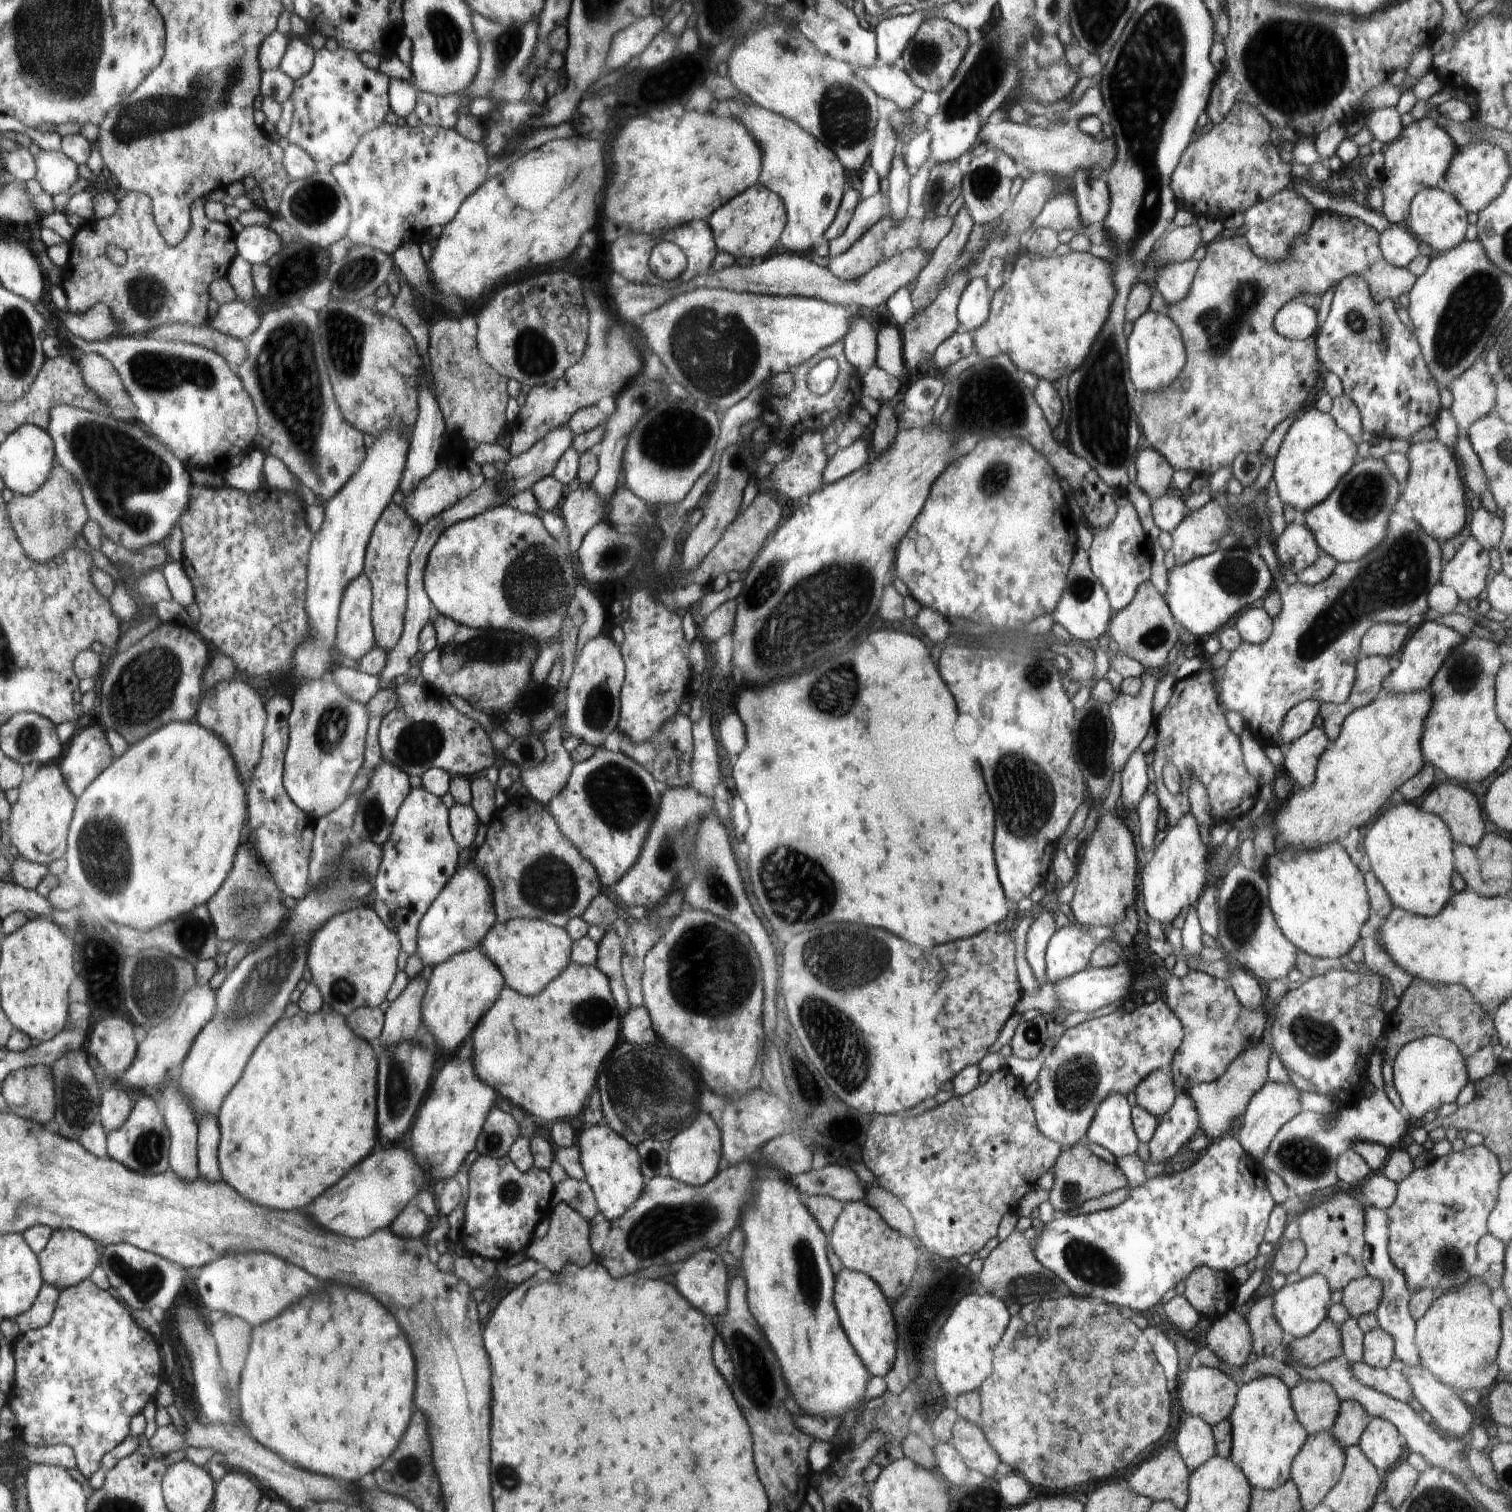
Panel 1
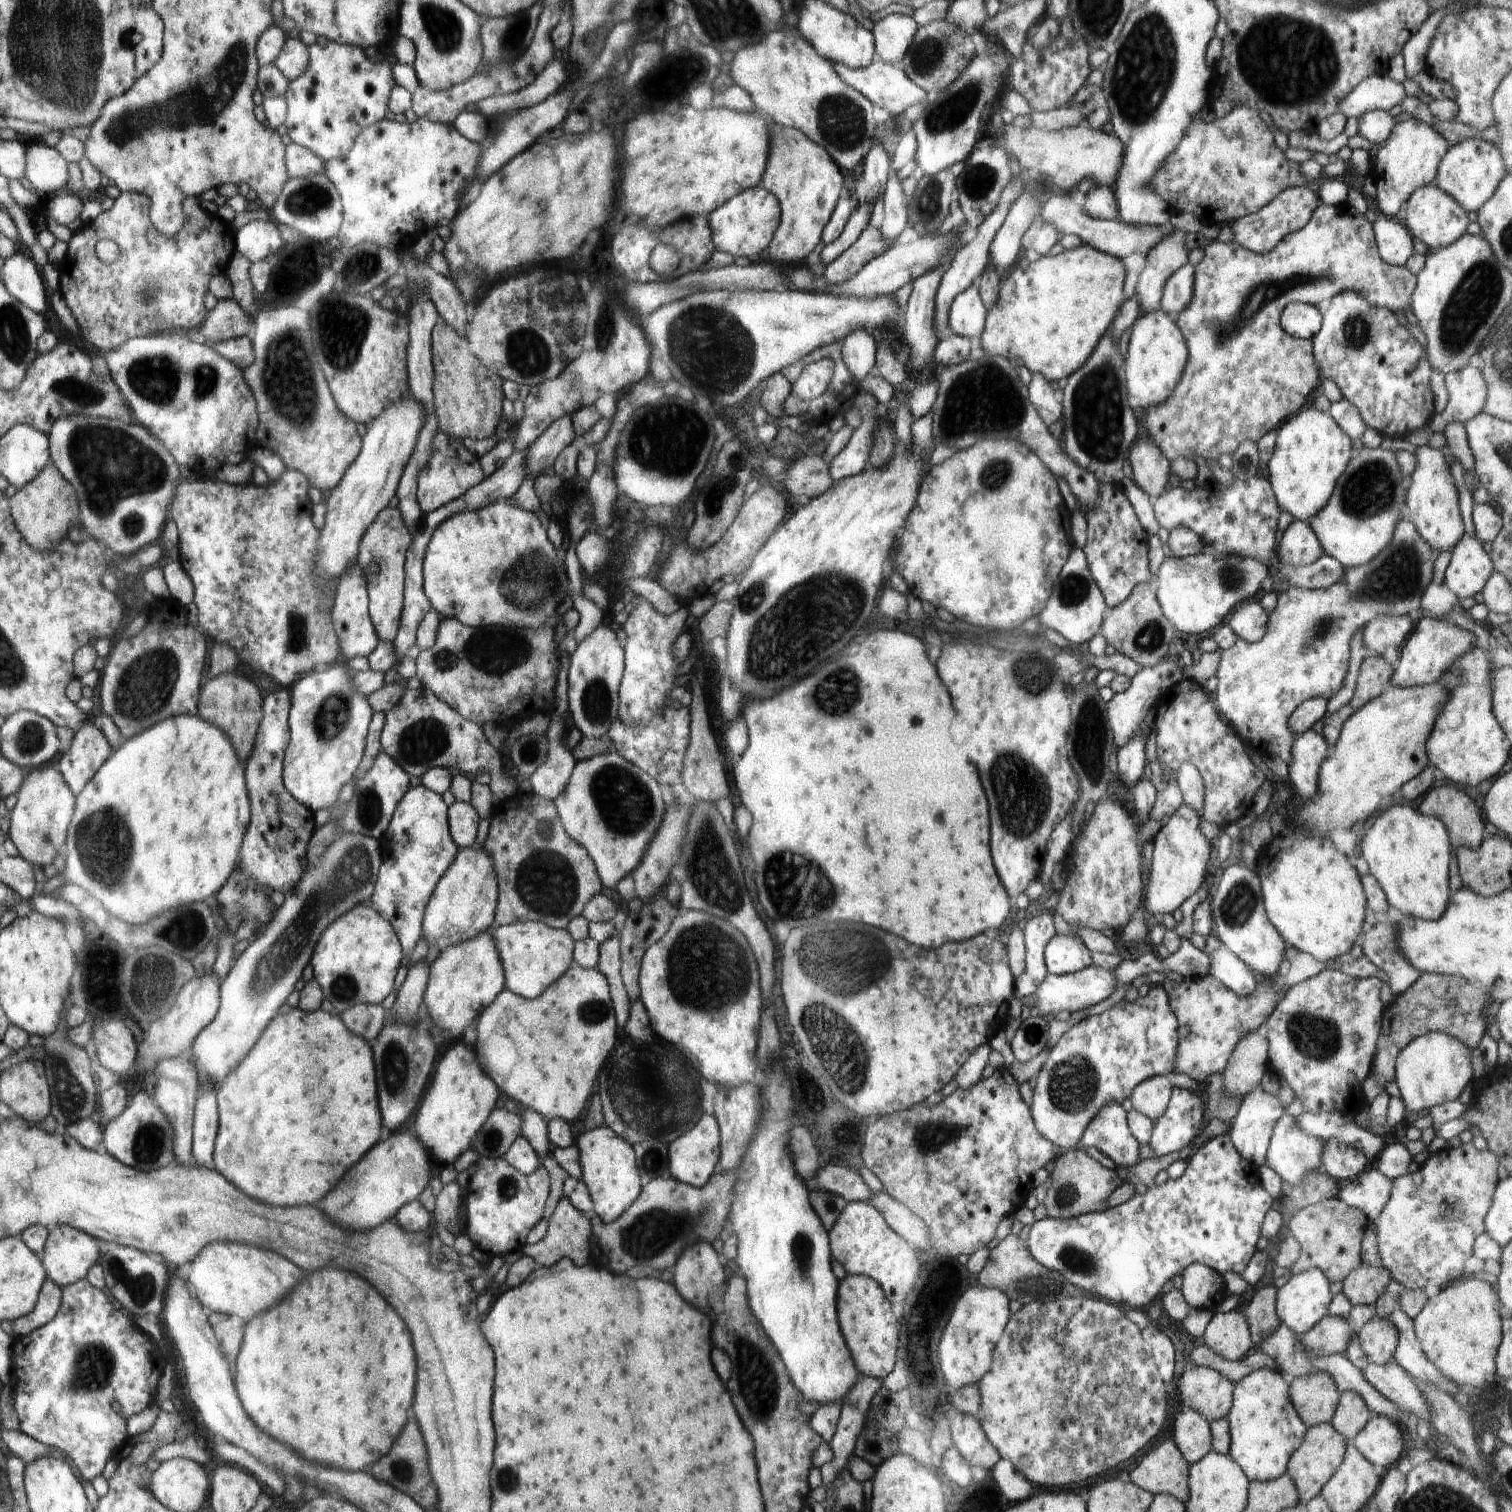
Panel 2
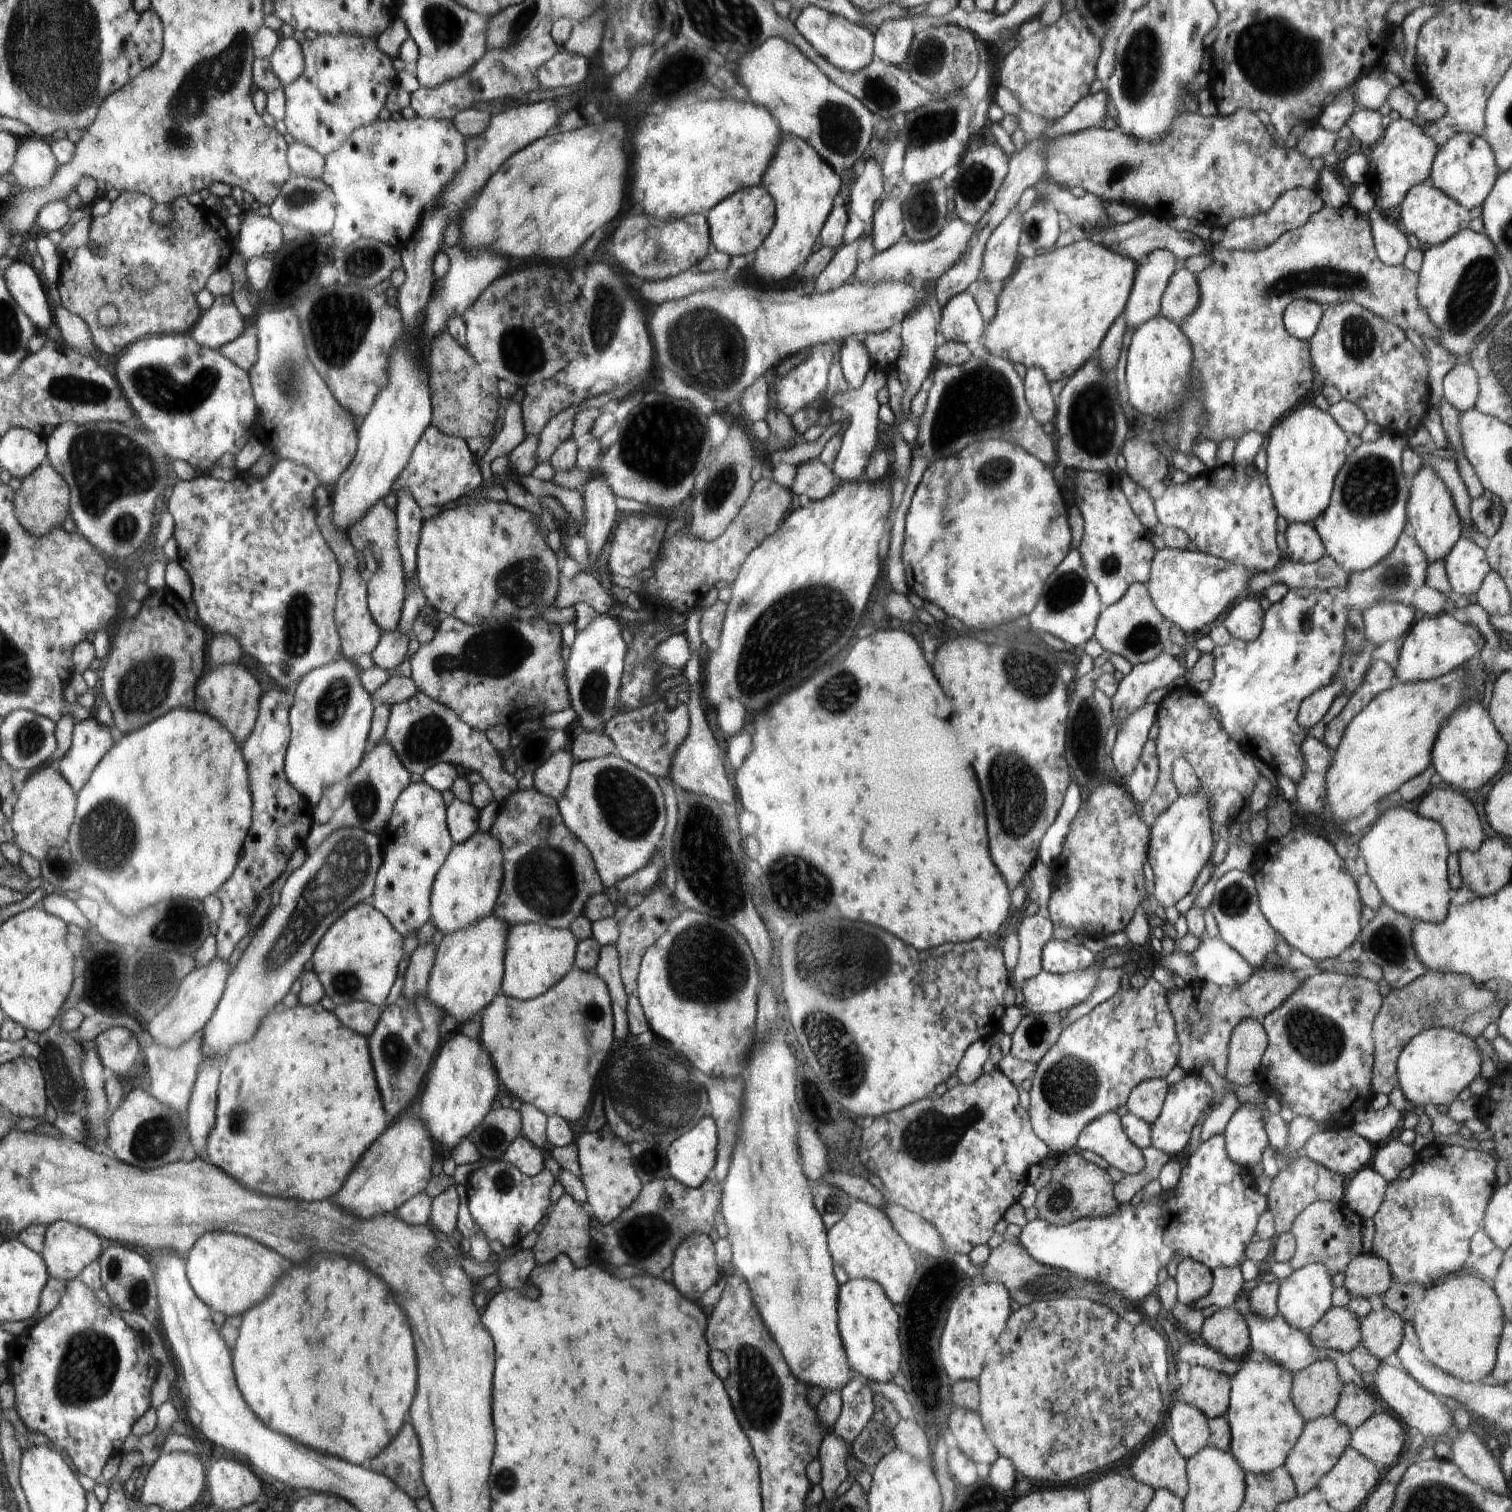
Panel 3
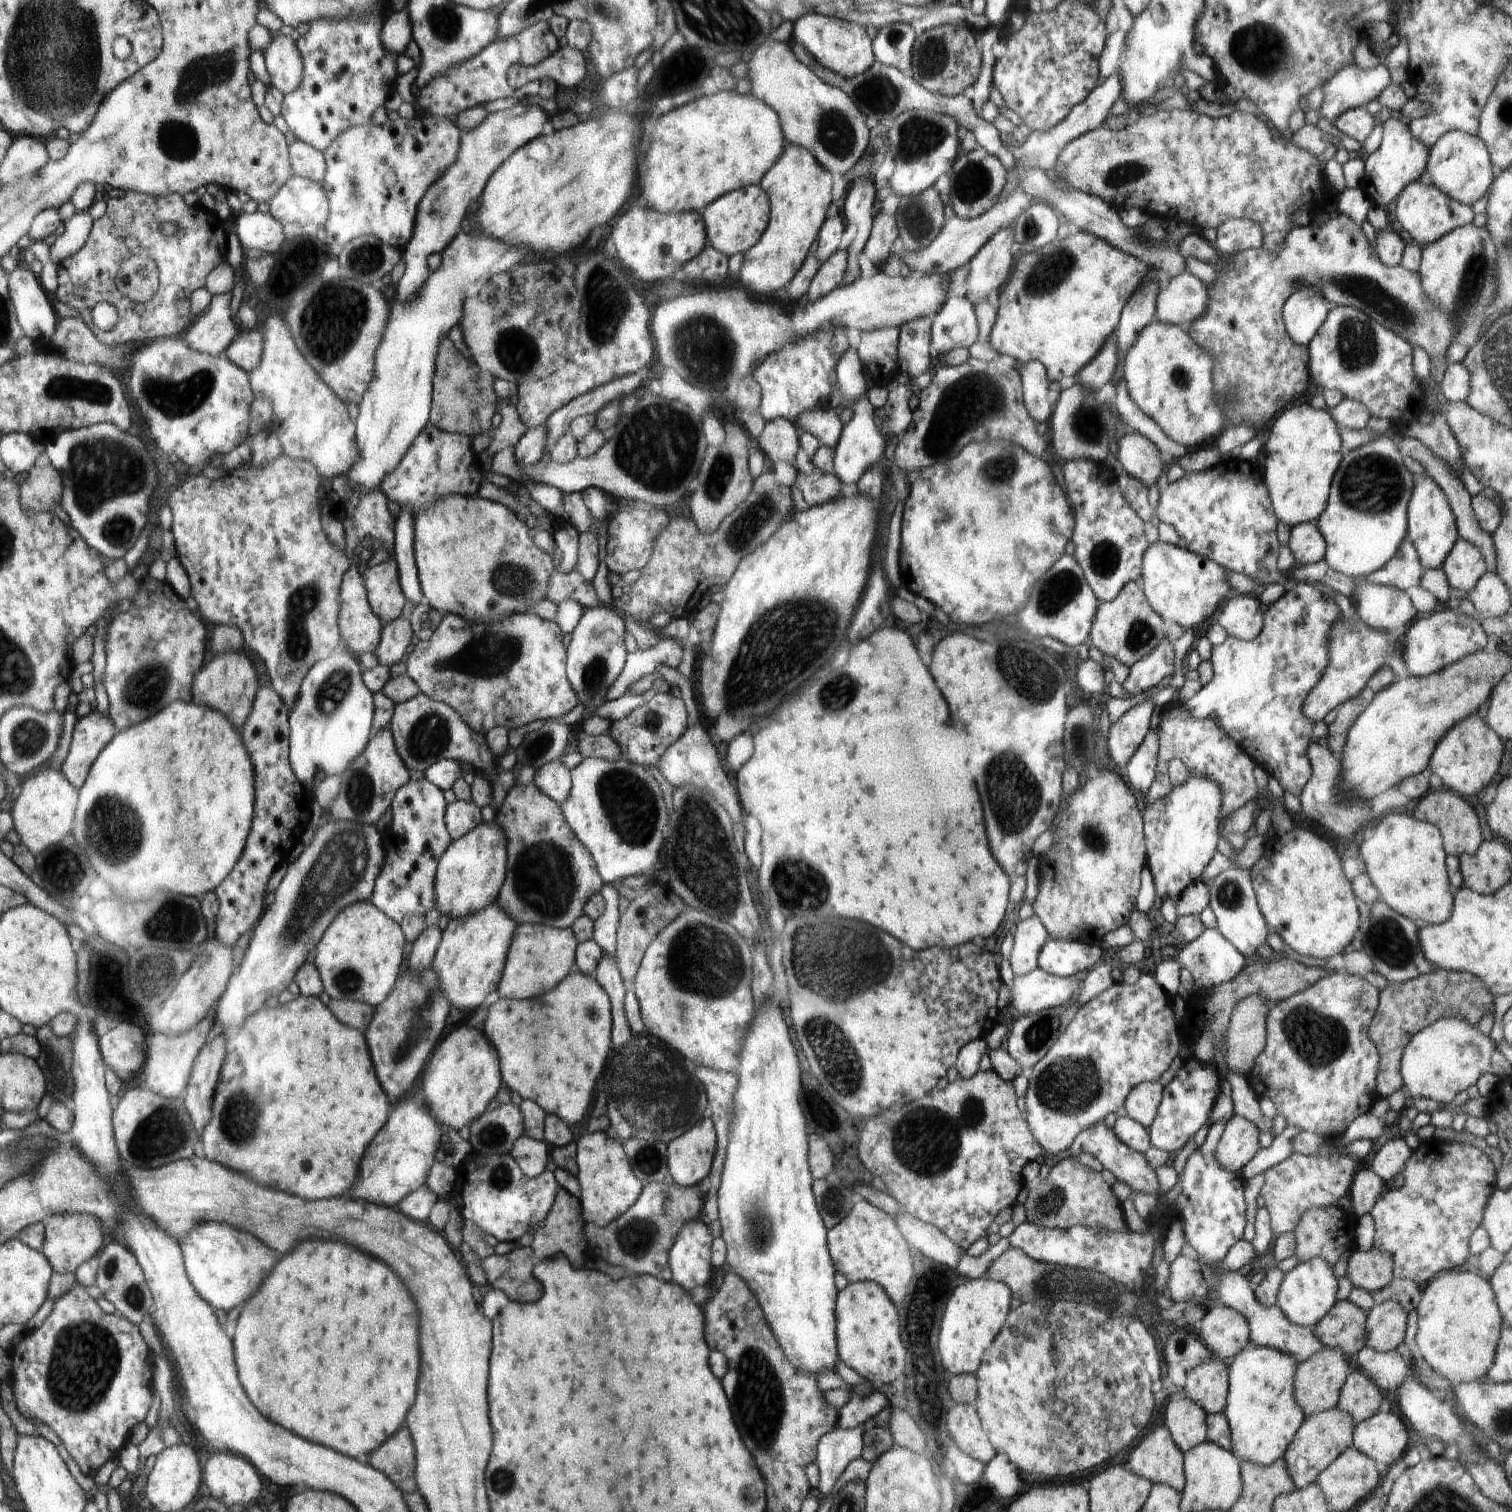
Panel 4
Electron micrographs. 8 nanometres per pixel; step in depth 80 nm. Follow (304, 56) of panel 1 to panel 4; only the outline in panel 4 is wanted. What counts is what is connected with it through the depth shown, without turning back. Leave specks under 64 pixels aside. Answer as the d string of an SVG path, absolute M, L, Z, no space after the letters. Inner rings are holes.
M273 32L272 38L268 48L263 52L271 82L266 87L280 89L283 96L286 96L301 85L304 70L303 57L290 36Z

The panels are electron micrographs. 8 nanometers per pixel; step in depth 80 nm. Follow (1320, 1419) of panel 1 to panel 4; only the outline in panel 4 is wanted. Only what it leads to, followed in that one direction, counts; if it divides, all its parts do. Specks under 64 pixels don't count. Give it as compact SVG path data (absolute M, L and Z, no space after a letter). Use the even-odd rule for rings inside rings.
M1325 1347L1314 1357L1297 1366L1293 1395L1306 1417L1337 1406L1341 1388L1352 1367L1353 1362L1346 1360L1340 1349L1332 1347Z

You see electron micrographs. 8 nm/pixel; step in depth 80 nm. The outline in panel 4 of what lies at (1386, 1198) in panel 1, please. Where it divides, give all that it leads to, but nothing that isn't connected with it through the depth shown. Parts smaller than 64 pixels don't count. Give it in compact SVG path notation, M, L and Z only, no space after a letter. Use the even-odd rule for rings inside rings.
M1363 1169L1353 1178L1348 1198L1351 1200L1350 1208L1358 1217L1368 1214L1376 1204L1376 1201L1382 1196L1387 1188L1387 1182L1383 1181L1372 1169Z

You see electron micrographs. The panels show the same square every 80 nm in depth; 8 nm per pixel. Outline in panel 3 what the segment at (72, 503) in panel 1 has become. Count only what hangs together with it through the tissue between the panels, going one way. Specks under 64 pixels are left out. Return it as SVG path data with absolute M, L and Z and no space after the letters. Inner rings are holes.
M44 462L34 473L21 480L21 486L15 492L15 514L20 524L36 537L46 536L54 527L62 525L64 518L71 514L69 486L50 462Z

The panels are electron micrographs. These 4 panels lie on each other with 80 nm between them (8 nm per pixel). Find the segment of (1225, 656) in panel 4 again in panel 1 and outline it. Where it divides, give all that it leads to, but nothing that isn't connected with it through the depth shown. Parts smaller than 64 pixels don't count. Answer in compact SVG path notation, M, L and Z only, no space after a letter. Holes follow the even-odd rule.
M1251 508L1251 511L1246 512L1246 514L1238 514L1235 512L1232 516L1234 521L1238 521L1243 524L1249 530L1252 530L1258 539L1258 551L1262 556L1262 559L1268 565L1270 573L1272 573L1273 582L1278 586L1278 592L1280 593L1280 598L1282 600L1282 610L1278 616L1272 618L1273 620L1273 631L1272 634L1260 644L1252 644L1242 642L1240 646L1231 652L1228 662L1225 664L1226 671L1224 676L1222 676L1222 684L1218 686L1219 702L1222 704L1224 711L1236 710L1242 714L1245 719L1245 728L1248 727L1251 733L1255 734L1258 742L1261 744L1262 748L1268 745L1281 746L1281 741L1279 740L1279 728L1283 724L1284 717L1286 713L1299 702L1302 701L1318 701L1321 703L1334 703L1334 704L1344 704L1348 697L1350 696L1352 687L1355 683L1355 666L1357 665L1358 659L1362 655L1361 650L1361 640L1364 633L1373 625L1378 623L1406 623L1410 620L1412 612L1414 612L1414 585L1416 585L1416 614L1423 614L1425 617L1429 616L1429 604L1427 603L1427 598L1430 589L1441 580L1441 570L1443 569L1443 554L1441 551L1441 542L1437 541L1435 538L1429 537L1425 533L1425 530L1411 518L1406 517L1402 513L1395 511L1391 512L1391 516L1388 519L1387 524L1387 534L1384 535L1382 541L1378 546L1375 546L1370 553L1366 554L1362 558L1355 561L1338 563L1332 574L1326 580L1315 584L1314 586L1305 585L1300 582L1295 584L1288 584L1284 581L1283 571L1278 566L1278 559L1275 554L1275 547L1272 543L1272 538L1267 537L1262 528L1260 528L1260 514Z

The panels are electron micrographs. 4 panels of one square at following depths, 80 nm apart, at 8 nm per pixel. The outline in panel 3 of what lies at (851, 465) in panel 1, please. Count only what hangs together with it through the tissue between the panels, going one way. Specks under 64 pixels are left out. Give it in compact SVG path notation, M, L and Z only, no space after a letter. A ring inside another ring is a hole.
M882 371L869 372L860 388L850 388L848 391L836 393L833 398L830 399L832 408L842 408L843 412L850 419L850 426L848 426L846 432L843 433L840 450L831 468L835 480L839 482L839 484L846 481L856 481L864 477L869 458L880 441L878 437L878 409L880 404L877 399L877 392L886 386L886 382L886 373Z

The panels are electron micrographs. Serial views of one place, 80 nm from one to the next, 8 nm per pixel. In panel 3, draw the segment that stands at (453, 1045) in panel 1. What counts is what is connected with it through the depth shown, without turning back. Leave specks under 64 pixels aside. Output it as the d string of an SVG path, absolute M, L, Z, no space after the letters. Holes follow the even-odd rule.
M492 914L473 927L444 935L435 950L426 994L436 1006L444 1006L444 1012L454 1020L466 1022L474 1018L500 992L506 933L510 928L506 924L496 914Z

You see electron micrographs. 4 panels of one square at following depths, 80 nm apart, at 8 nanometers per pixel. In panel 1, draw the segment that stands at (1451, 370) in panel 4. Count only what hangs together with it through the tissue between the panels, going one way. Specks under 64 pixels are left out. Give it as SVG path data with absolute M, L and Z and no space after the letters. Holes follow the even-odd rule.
M1470 367L1449 388L1453 402L1450 410L1461 432L1495 408L1497 388L1488 373Z

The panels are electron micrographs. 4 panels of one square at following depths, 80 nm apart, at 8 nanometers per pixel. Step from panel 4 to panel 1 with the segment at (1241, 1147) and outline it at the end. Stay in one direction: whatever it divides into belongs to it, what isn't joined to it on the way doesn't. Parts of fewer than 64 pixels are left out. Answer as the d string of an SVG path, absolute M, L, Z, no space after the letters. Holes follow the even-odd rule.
M1268 1081L1250 1099L1247 1109L1233 1133L1243 1146L1243 1149L1258 1162L1260 1162L1263 1152L1274 1142L1278 1130L1301 1111L1299 1092L1300 1090L1294 1084L1288 1085Z

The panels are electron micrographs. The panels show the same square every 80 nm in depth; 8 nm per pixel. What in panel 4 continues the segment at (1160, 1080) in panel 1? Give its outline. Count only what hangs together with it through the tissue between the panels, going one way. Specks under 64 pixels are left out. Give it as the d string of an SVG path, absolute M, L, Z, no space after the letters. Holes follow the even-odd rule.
M1144 1081L1137 1084L1125 1100L1128 1117L1148 1129L1157 1115L1163 1088L1160 1081Z

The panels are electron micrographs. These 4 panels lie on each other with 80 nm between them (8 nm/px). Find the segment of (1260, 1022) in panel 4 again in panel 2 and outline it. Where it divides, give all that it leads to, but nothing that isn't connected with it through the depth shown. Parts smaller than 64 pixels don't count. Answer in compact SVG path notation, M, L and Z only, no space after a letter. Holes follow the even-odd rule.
M1248 1033L1232 1051L1222 1078L1227 1096L1244 1097L1258 1089L1268 1070L1269 1042L1264 1033Z

